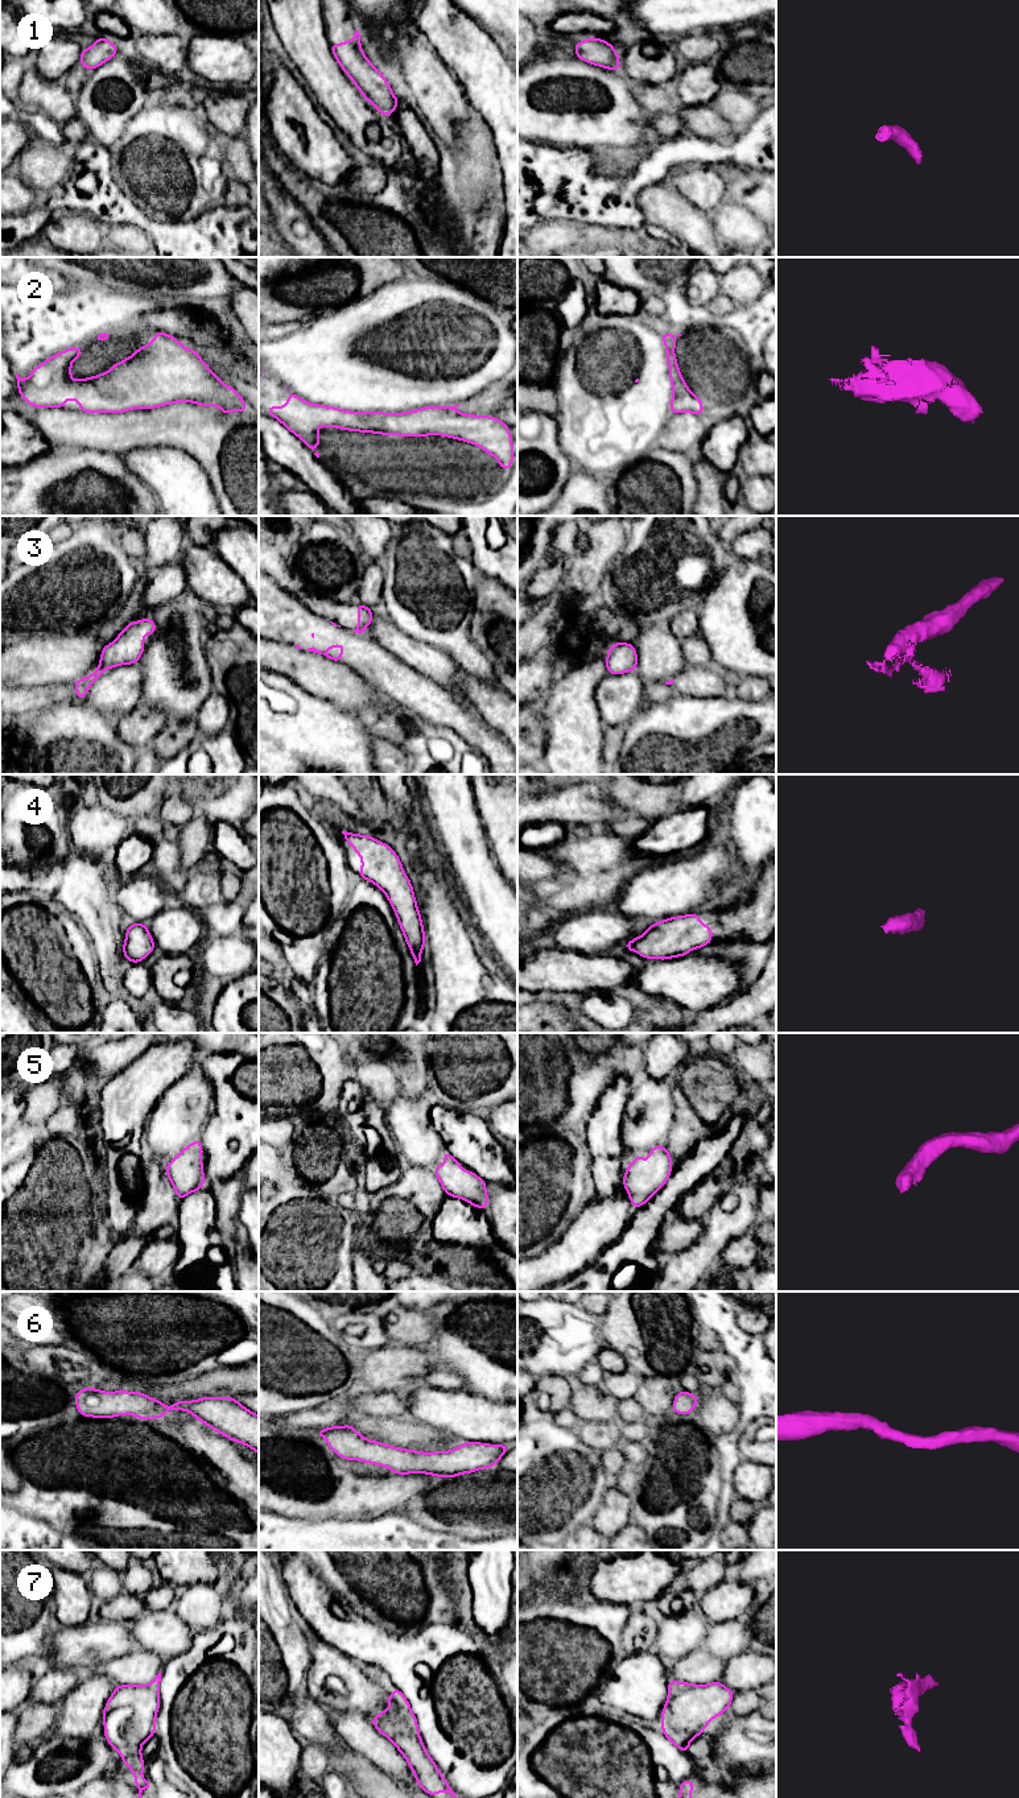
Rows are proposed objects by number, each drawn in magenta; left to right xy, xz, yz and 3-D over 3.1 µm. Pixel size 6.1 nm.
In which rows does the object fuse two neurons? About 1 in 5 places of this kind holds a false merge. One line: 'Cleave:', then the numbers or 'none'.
Cleave: 3

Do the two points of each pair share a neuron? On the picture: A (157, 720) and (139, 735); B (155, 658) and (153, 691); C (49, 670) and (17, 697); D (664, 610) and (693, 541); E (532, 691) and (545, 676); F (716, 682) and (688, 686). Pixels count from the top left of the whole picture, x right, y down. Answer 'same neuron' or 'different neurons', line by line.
A: same neuron
B: same neuron
C: different neurons
D: same neuron
E: same neuron
F: same neuron

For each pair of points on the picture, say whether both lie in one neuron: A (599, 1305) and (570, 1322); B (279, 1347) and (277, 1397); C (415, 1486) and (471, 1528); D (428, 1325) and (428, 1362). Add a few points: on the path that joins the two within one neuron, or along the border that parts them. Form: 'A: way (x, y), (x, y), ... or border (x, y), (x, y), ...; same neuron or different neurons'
A: border (580, 1305), (601, 1317); different neurons
B: way (277, 1359), (277, 1385); same neuron
C: border (424, 1493), (420, 1496); different neurons
D: border (413, 1346), (424, 1347); different neurons

